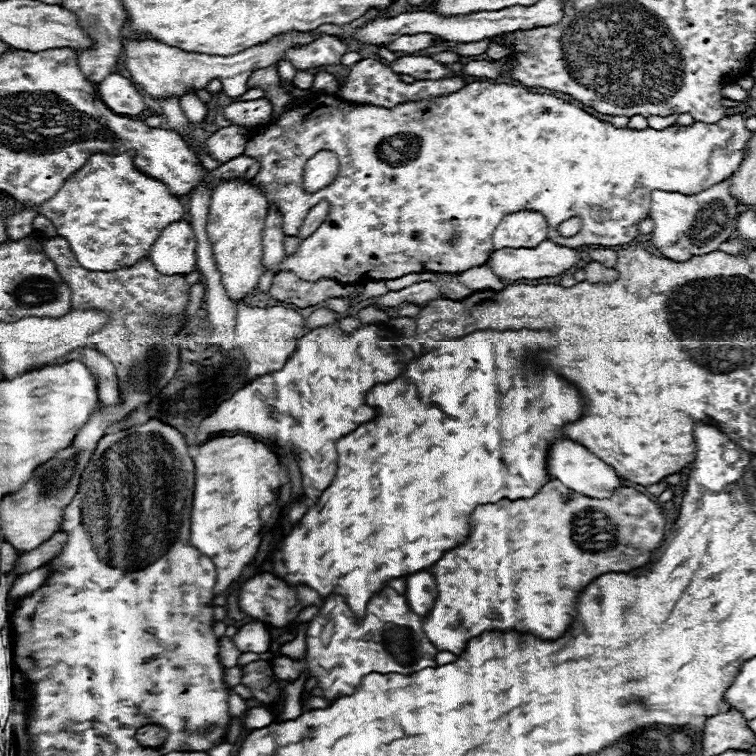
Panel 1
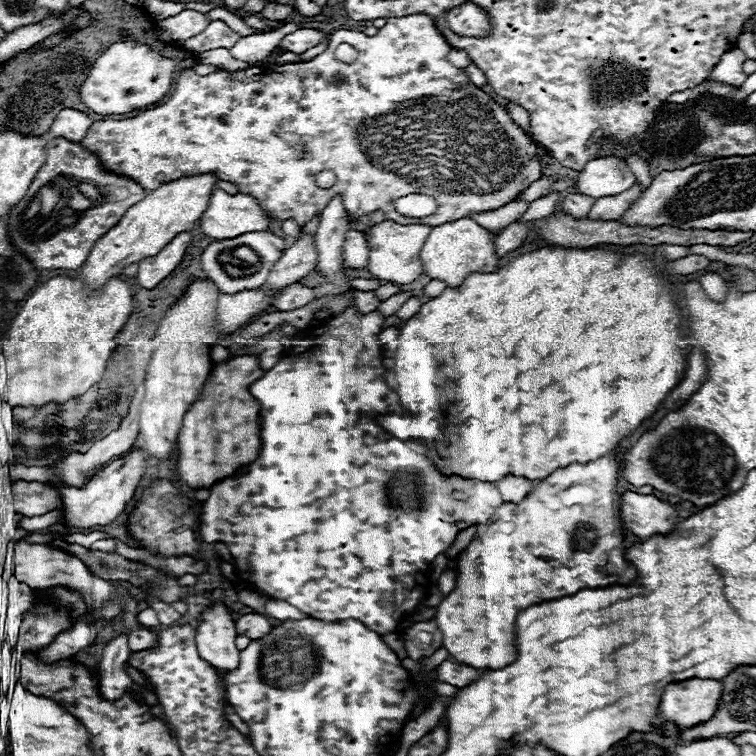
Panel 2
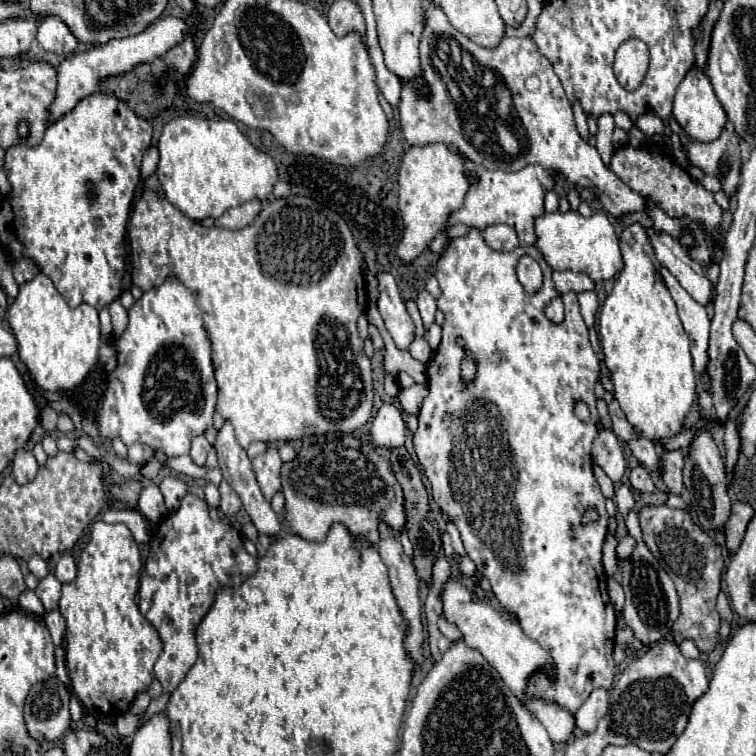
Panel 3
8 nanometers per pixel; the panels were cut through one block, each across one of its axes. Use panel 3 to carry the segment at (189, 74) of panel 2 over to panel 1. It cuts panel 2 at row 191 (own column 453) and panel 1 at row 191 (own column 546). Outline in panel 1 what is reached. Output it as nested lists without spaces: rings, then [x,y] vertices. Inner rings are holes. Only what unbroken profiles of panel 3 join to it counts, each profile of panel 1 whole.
[[[470,82],[466,84],[462,90],[450,94],[450,96],[442,96],[436,100],[420,100],[420,102],[404,102],[398,104],[392,110],[386,108],[378,108],[372,104],[360,104],[360,106],[352,106],[336,96],[328,96],[328,94],[316,94],[308,104],[294,104],[292,110],[288,110],[278,122],[268,124],[264,132],[260,132],[256,138],[252,138],[246,144],[246,156],[256,158],[262,168],[260,172],[252,178],[254,184],[260,184],[268,204],[276,206],[282,216],[284,216],[284,232],[290,236],[298,236],[300,226],[306,218],[306,214],[310,212],[312,206],[316,206],[322,198],[330,204],[328,208],[328,216],[326,220],[318,226],[318,230],[314,234],[310,234],[308,238],[304,238],[298,246],[298,250],[292,256],[286,256],[280,262],[280,270],[288,270],[294,272],[298,278],[302,280],[322,280],[322,278],[330,278],[342,284],[366,284],[370,280],[392,280],[392,278],[400,278],[404,274],[410,272],[440,272],[440,274],[456,274],[456,272],[464,272],[472,266],[482,266],[492,252],[492,234],[498,226],[498,222],[502,220],[502,216],[514,212],[514,210],[534,210],[534,212],[542,212],[544,218],[548,220],[548,238],[552,242],[558,242],[562,246],[570,246],[570,248],[580,248],[580,246],[602,246],[602,248],[612,248],[612,246],[622,246],[632,242],[638,236],[638,224],[640,220],[648,218],[650,212],[650,198],[648,192],[652,190],[670,190],[670,192],[682,192],[682,194],[698,194],[722,180],[726,180],[728,176],[732,176],[746,154],[746,142],[752,136],[750,130],[746,130],[744,126],[746,116],[744,114],[730,114],[714,124],[704,124],[704,122],[694,122],[692,126],[668,126],[664,130],[652,130],[652,128],[644,128],[644,130],[634,130],[634,128],[616,128],[610,122],[602,122],[596,116],[588,114],[586,110],[564,102],[556,96],[548,96],[548,94],[532,94],[522,86],[510,86],[510,84],[500,84],[500,82]],[[320,150],[328,150],[332,154],[336,154],[338,162],[340,162],[340,170],[336,180],[318,190],[316,194],[306,194],[302,190],[302,172],[306,162]],[[578,216],[582,220],[582,230],[576,236],[560,236],[558,234],[558,224],[562,224],[564,220]],[[456,236],[456,242],[450,244],[450,240]]]

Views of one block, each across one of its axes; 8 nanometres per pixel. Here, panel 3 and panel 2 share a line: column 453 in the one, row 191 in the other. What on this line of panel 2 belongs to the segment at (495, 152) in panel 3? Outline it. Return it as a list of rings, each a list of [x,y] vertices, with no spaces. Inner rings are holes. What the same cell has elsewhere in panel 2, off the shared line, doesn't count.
[[[54,138],[48,140],[44,150],[46,150],[46,162],[42,170],[38,170],[34,182],[30,182],[30,190],[24,194],[24,198],[8,212],[8,232],[10,232],[8,238],[12,240],[16,250],[26,254],[26,258],[40,272],[78,270],[86,262],[94,242],[100,236],[104,236],[112,226],[116,226],[118,220],[124,216],[124,212],[146,196],[146,190],[130,178],[104,172],[98,166],[98,158],[88,150],[84,150],[78,142]]]

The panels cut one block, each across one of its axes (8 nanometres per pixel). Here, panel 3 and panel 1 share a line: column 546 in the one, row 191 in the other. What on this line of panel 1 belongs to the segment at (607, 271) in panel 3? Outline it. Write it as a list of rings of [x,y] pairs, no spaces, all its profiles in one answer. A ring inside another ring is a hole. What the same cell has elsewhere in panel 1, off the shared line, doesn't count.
[[[220,180],[212,190],[210,212],[208,212],[208,240],[212,244],[212,254],[216,266],[222,274],[222,284],[230,300],[240,300],[252,292],[264,272],[262,266],[262,234],[268,214],[268,200],[260,186],[254,186],[250,180]]]

